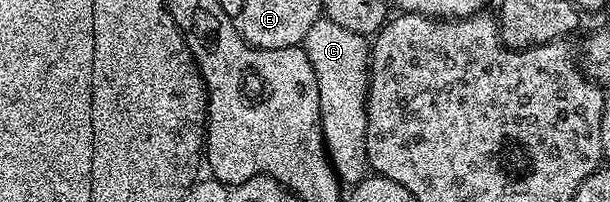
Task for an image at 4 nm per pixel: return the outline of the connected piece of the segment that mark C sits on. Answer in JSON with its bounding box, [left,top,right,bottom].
[303,19,370,186]

